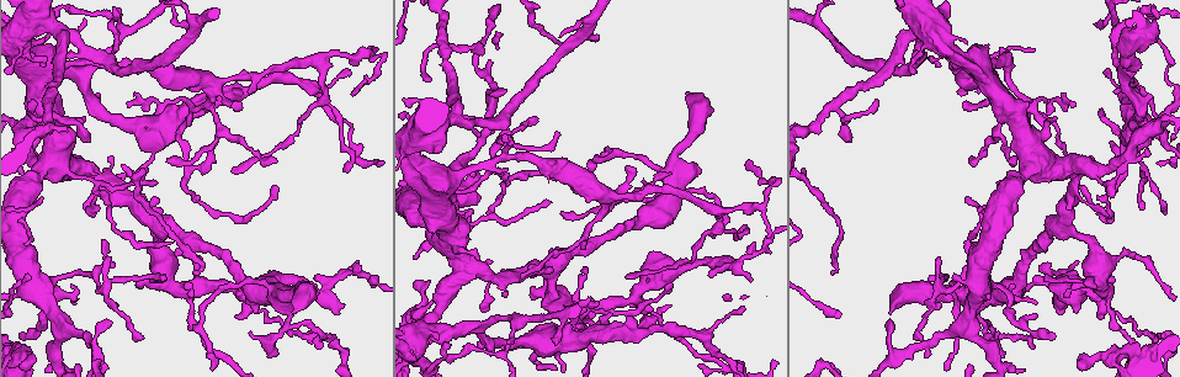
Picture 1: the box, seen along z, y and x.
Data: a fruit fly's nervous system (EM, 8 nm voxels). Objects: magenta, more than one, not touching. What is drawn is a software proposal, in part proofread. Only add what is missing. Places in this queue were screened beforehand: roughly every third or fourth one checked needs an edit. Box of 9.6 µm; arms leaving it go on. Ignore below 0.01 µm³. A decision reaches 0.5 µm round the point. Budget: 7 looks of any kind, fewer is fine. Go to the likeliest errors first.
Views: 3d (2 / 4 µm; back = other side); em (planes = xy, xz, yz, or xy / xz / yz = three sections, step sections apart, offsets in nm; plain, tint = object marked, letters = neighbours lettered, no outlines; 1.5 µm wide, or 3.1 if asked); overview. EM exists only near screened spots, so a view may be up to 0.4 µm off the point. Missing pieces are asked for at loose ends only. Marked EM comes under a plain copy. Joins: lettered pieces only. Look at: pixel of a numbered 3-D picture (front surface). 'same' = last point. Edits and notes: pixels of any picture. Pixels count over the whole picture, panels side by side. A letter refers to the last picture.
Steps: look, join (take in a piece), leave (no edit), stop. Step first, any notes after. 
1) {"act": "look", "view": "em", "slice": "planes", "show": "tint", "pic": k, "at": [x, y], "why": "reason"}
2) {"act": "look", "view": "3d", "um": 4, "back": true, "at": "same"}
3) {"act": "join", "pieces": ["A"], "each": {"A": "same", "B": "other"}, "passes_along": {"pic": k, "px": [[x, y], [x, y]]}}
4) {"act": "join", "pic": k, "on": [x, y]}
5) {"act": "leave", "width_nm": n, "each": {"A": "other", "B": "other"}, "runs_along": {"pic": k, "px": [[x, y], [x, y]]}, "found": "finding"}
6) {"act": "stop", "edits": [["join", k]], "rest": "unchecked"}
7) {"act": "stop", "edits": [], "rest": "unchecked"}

{"act": "look", "view": "em", "slice": "planes", "show": "letters", "pic": 1, "at": [1081, 359], "why": "an open end"}

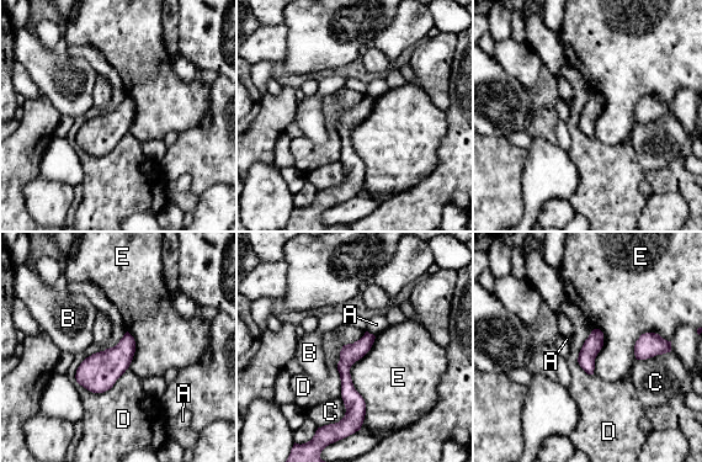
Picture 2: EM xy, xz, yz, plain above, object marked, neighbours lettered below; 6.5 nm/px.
{"act": "leave", "longest_contact_nm": ["E", 550], "each": {"A": "other", "B": "other", "C": "other", "D": "other", "E": "other"}, "found": "none of them fits"}

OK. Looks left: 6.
{"act": "look", "view": "3d", "um": 2, "pic": 1, "at": [1130, 122], "why": "an open end"}

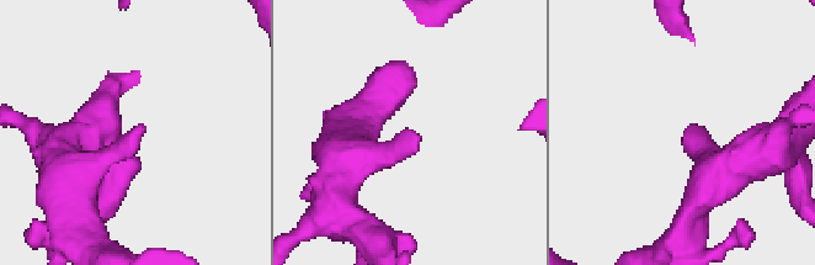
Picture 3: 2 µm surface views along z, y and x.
{"act": "look", "view": "em", "slice": "planes", "show": "letters", "pic": 3, "at": [417, 139]}

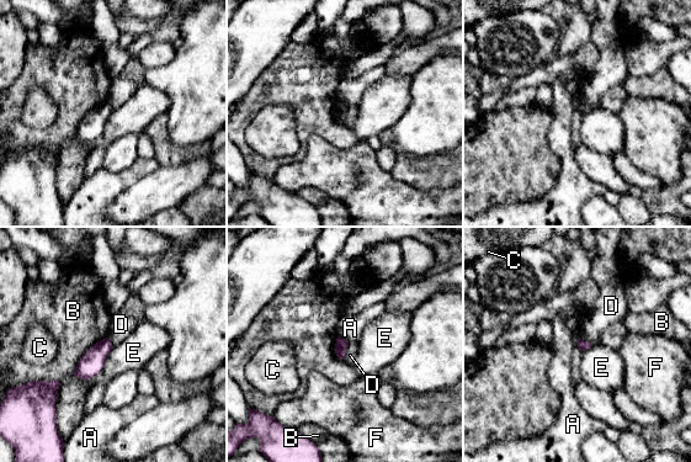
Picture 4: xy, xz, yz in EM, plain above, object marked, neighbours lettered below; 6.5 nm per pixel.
{"act": "leave", "each": {"A": "other", "B": "other", "C": "other", "D": "other", "E": "other", "F": "other"}, "border": {"pic": 4, "px": [[349, 343], [343, 359]]}, "found": "none of them fits"}

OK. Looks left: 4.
{"act": "look", "view": "em", "slice": "planes", "show": "letters", "pic": 1, "at": [689, 94], "why": "free end"}

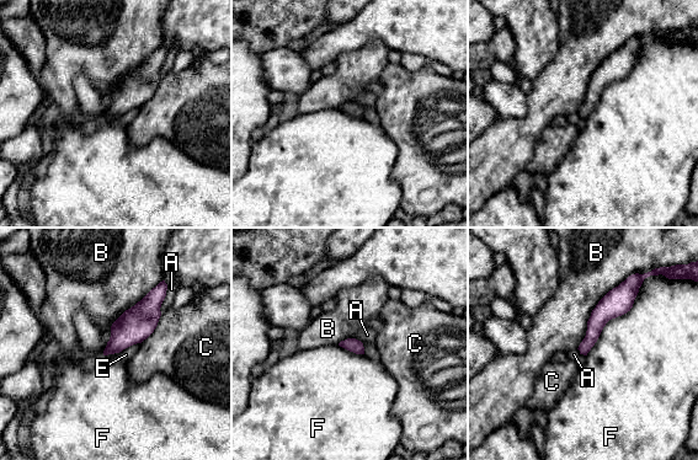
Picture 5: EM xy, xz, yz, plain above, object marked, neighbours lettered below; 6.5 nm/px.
{"act": "leave", "each": {"A": "other", "B": "other", "C": "other", "E": "other", "F": "other"}, "border": {"pic": 5, "px": [[643, 282], [586, 356]]}, "found": "no lettered piece goes on from it"}

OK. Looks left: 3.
{"act": "stop", "edits": [], "rest": "unchecked"}

